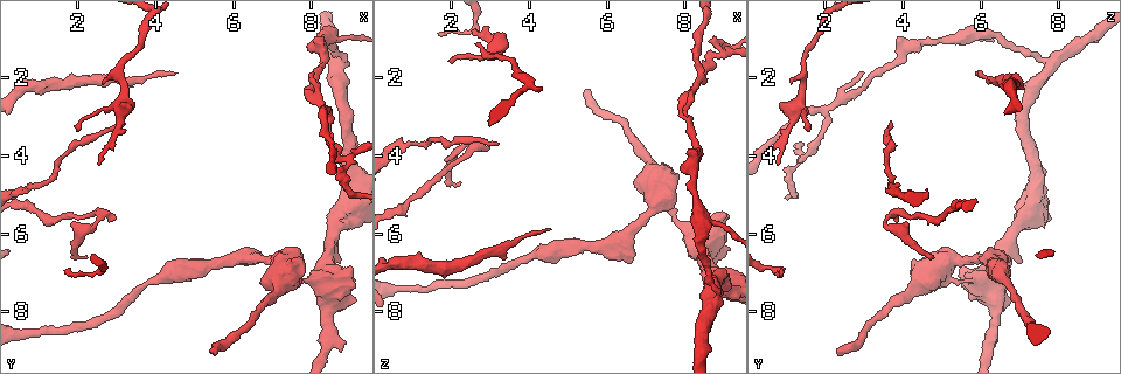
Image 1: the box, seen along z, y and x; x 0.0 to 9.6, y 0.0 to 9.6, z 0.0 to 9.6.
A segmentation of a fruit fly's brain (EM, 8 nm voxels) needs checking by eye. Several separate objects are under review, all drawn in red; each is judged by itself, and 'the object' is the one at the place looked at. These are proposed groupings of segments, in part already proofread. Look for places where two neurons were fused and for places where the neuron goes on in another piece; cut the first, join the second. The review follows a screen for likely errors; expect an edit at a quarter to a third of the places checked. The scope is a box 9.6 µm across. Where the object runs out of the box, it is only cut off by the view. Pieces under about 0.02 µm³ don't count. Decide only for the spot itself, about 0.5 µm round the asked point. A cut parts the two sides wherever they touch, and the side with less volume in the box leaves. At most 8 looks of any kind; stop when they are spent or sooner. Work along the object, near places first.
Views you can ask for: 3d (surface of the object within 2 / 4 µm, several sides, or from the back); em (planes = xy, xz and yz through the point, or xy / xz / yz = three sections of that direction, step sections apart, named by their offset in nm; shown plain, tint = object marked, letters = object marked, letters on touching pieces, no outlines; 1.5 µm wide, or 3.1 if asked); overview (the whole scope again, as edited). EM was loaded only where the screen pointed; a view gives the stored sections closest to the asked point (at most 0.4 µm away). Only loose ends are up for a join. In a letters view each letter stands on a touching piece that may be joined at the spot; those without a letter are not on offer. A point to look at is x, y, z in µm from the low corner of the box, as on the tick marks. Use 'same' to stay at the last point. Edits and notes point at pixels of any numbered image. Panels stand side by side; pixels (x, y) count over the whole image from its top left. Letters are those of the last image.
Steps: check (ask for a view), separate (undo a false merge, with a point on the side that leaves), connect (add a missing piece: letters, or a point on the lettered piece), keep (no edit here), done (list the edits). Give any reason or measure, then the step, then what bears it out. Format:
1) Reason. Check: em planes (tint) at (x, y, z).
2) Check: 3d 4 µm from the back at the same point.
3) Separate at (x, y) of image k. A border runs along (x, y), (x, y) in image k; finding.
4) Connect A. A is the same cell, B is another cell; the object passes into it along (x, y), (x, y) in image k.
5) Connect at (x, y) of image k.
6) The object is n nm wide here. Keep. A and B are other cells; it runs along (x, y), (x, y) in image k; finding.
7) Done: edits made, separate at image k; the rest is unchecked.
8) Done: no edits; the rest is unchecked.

Free end. Check: 3d 2 µm from the back at (2.55, 5.80, 3.55).

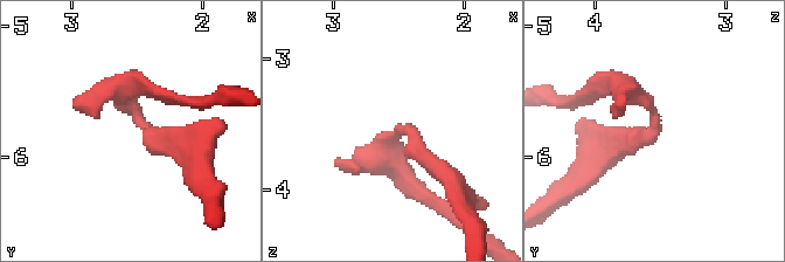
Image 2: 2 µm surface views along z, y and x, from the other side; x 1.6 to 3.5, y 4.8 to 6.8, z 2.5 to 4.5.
Check: em xy step 8 (tint) at (2.50, 5.74, 3.54).

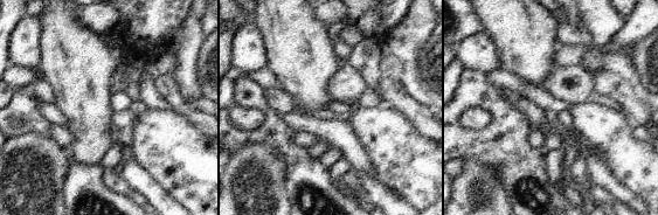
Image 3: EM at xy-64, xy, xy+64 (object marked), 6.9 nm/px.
Check: em xz step 8 (letters) at the same point.

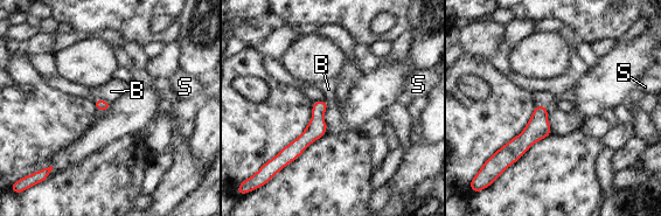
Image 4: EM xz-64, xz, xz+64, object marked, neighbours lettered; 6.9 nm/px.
Keep. B and S are other cells; it runs along (322, 103), (317, 127), (289, 158) in image 4; none of them fits.

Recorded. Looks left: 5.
Free end. Check: 3d 2 µm at (2.50, 4.20, 0.80).

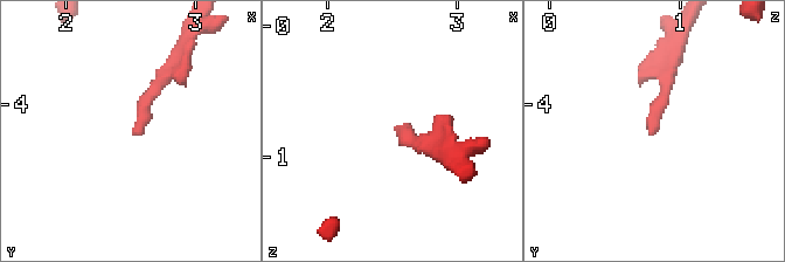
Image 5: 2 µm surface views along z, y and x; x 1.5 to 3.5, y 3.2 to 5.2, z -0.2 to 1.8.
Shape alone is not enough. Check: em xz step 4 (tint) at (2.52, 4.24, 0.80).

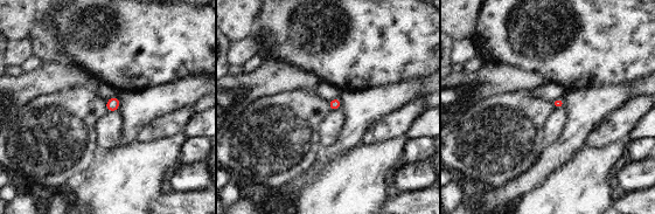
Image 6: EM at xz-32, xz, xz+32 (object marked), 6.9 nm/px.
Check: em planes (letters) at the same point.

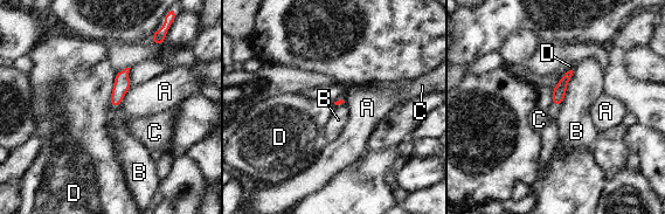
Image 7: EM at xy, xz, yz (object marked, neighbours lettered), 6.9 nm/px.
Keep. A, B, C and D are other cells; a border runs along (116, 74), (112, 81), (111, 108) in image 7; none of them fits.

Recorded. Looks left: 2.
Done: no edits; the rest is unchecked.

